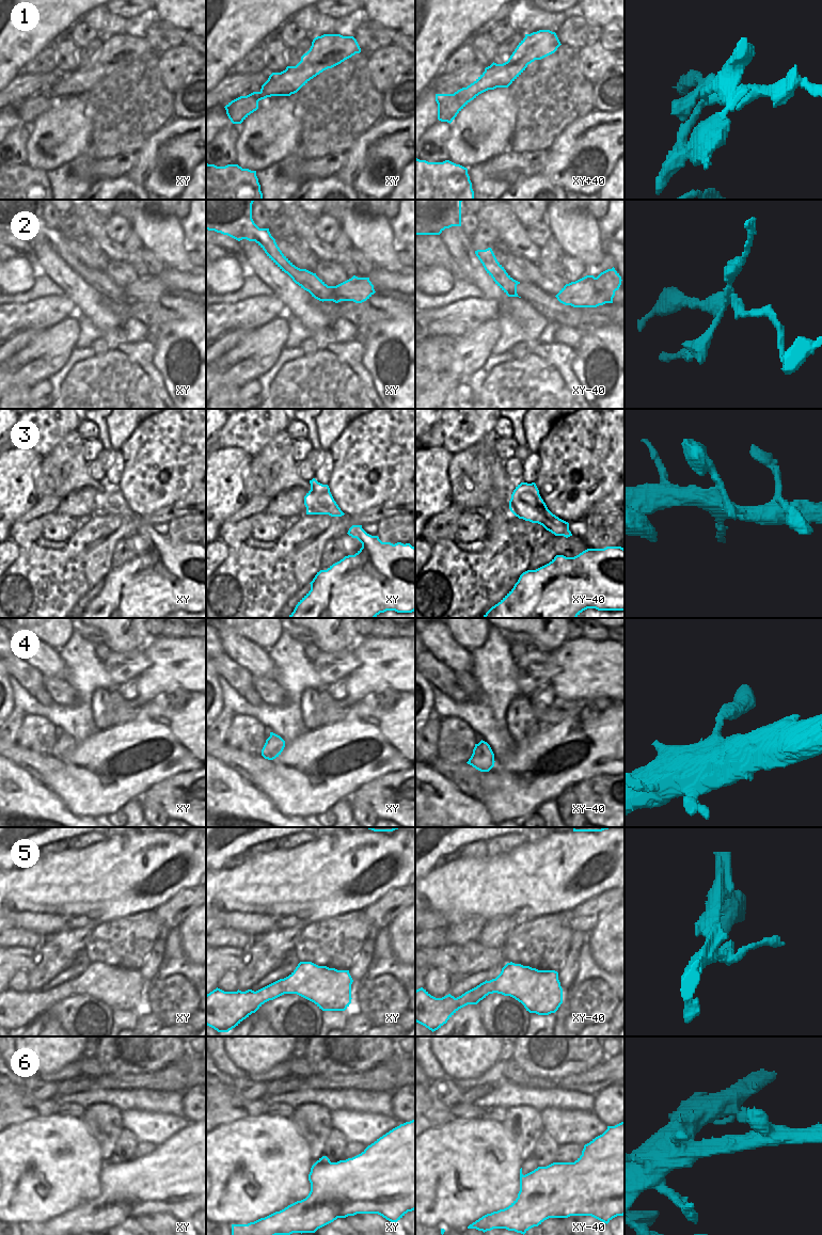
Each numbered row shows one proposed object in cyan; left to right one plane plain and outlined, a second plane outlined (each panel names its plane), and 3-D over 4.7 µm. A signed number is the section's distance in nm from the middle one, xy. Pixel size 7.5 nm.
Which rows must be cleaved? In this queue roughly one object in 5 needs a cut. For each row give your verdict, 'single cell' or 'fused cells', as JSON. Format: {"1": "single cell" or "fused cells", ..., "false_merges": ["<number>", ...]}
{"1": "fused cells", "2": "fused cells", "3": "single cell", "4": "single cell", "5": "single cell", "6": "single cell", "false_merges": ["1", "2"]}

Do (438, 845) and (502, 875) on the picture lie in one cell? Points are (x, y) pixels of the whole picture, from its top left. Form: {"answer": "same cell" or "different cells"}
{"answer": "different cells"}

